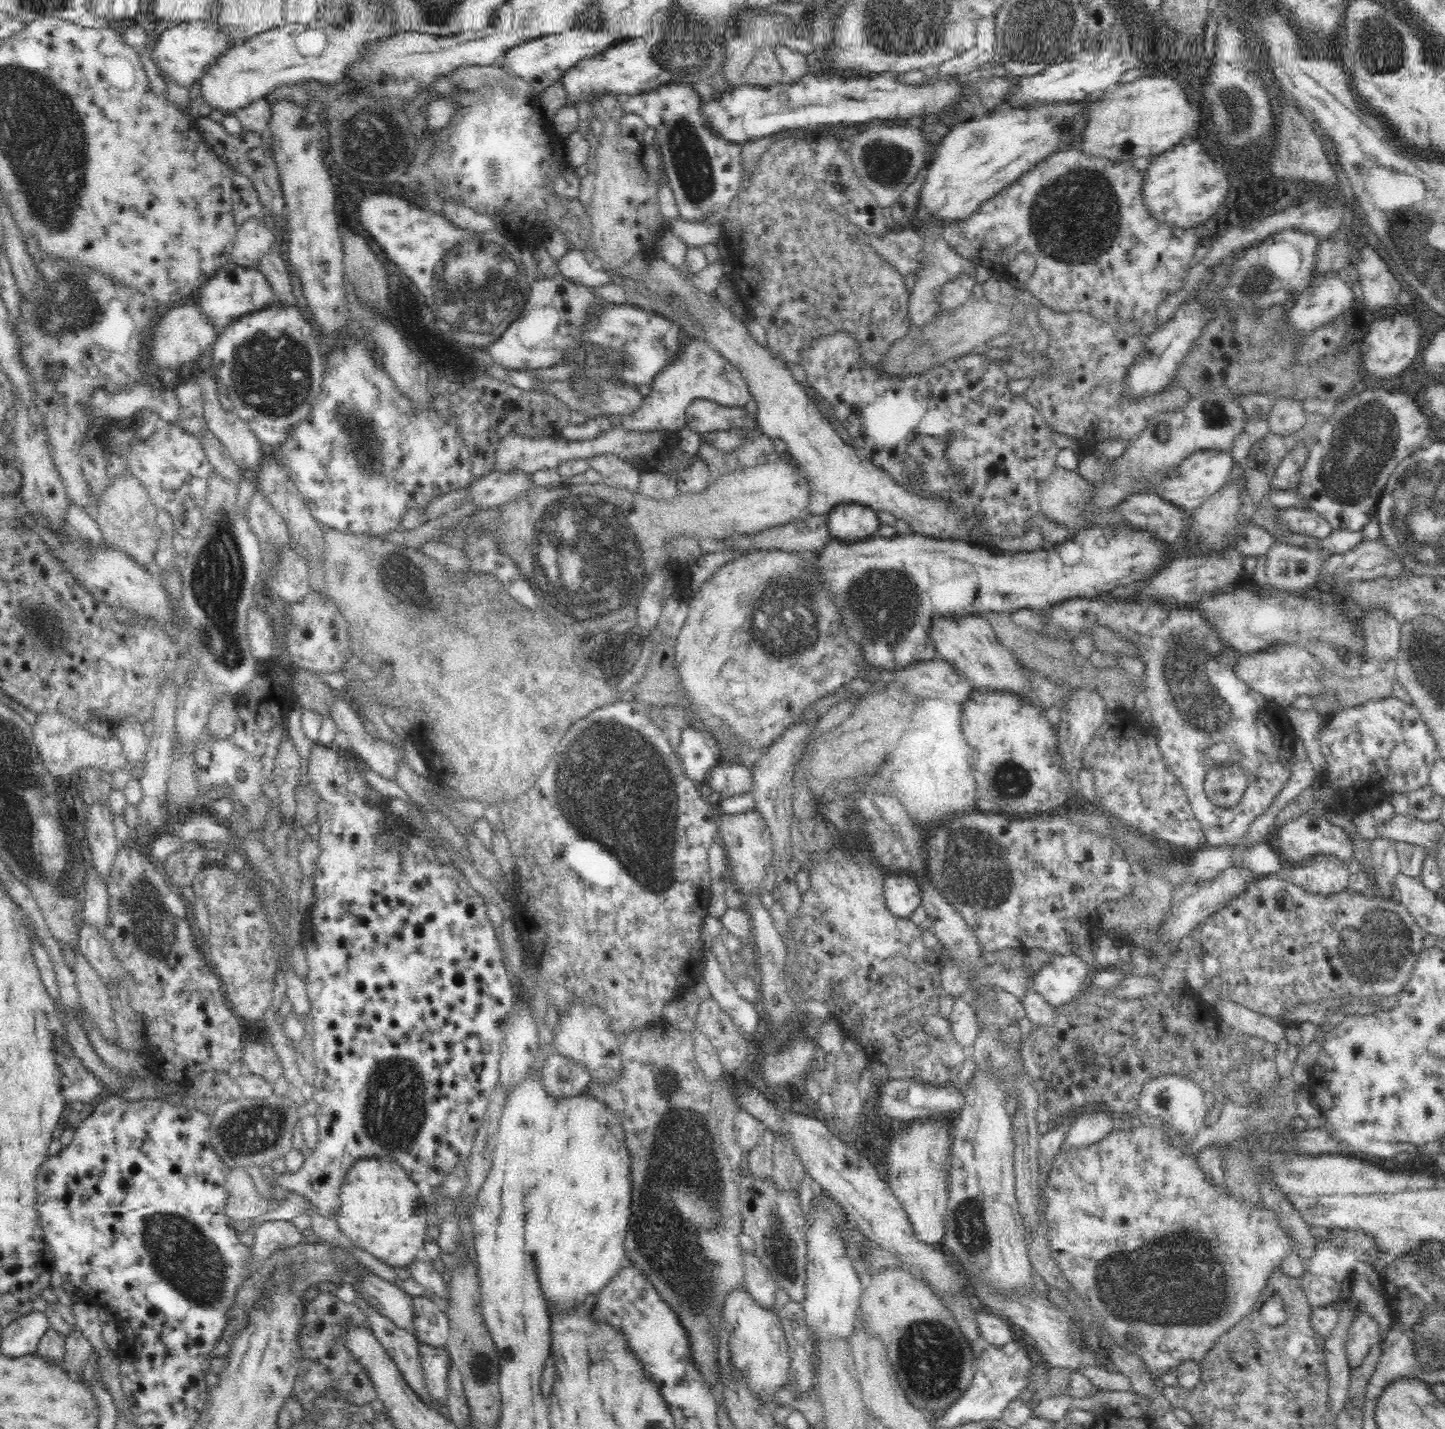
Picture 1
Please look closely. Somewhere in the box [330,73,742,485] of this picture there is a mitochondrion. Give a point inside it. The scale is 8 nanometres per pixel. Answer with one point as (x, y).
(476, 292)

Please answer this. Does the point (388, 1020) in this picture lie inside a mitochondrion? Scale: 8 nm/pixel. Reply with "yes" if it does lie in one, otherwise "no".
no

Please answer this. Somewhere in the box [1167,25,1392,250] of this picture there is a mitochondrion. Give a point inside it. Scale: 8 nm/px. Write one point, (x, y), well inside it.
(1237, 113)

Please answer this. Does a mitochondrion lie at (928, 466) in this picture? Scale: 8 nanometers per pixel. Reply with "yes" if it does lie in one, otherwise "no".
yes

